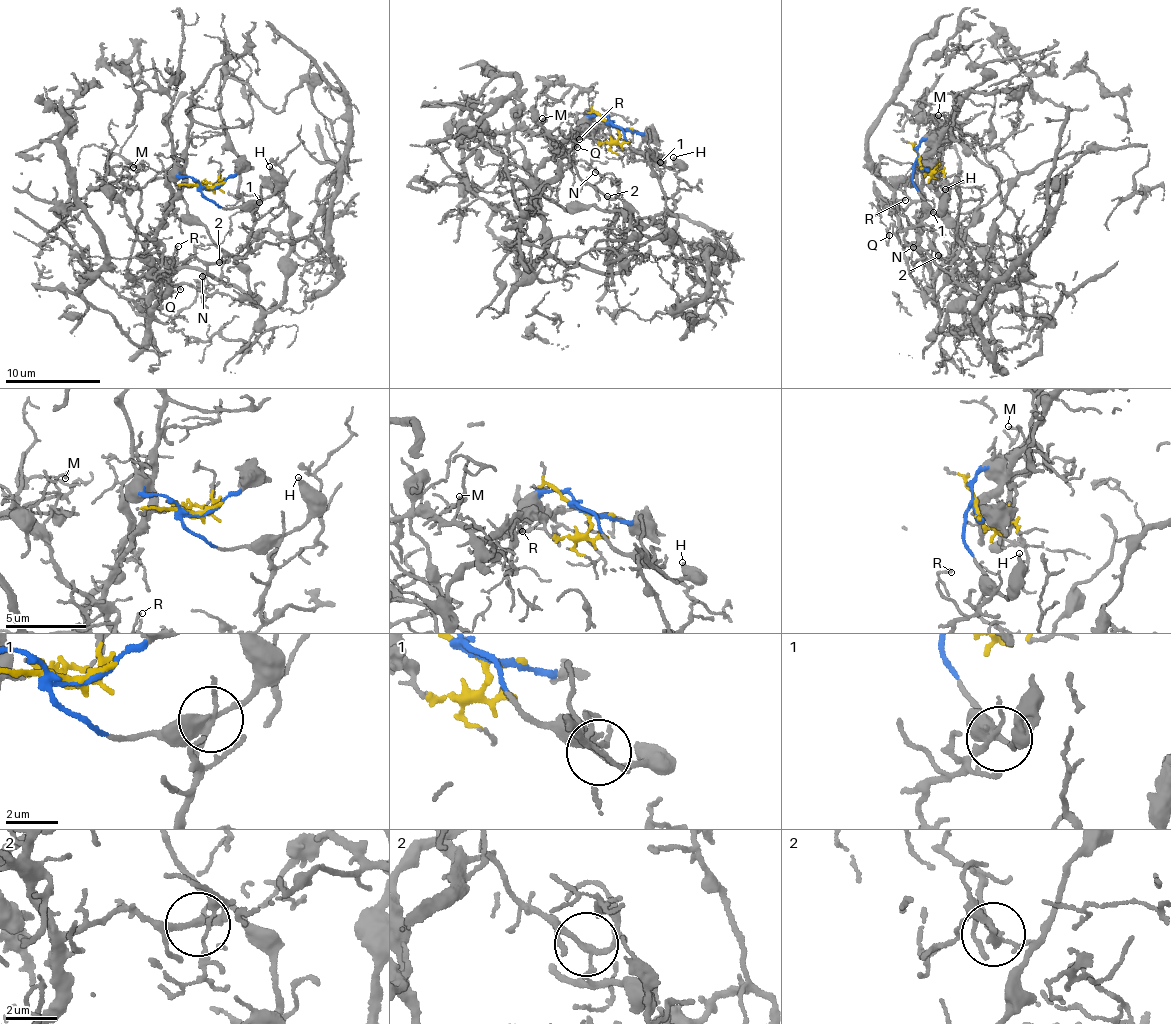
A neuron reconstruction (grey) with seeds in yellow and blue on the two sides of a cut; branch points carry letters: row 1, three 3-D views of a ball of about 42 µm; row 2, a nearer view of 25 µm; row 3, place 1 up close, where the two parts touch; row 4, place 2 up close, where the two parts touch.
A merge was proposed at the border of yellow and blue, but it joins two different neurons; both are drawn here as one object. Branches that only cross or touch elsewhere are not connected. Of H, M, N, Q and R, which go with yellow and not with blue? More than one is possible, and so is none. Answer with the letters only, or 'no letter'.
M, N, Q, R

